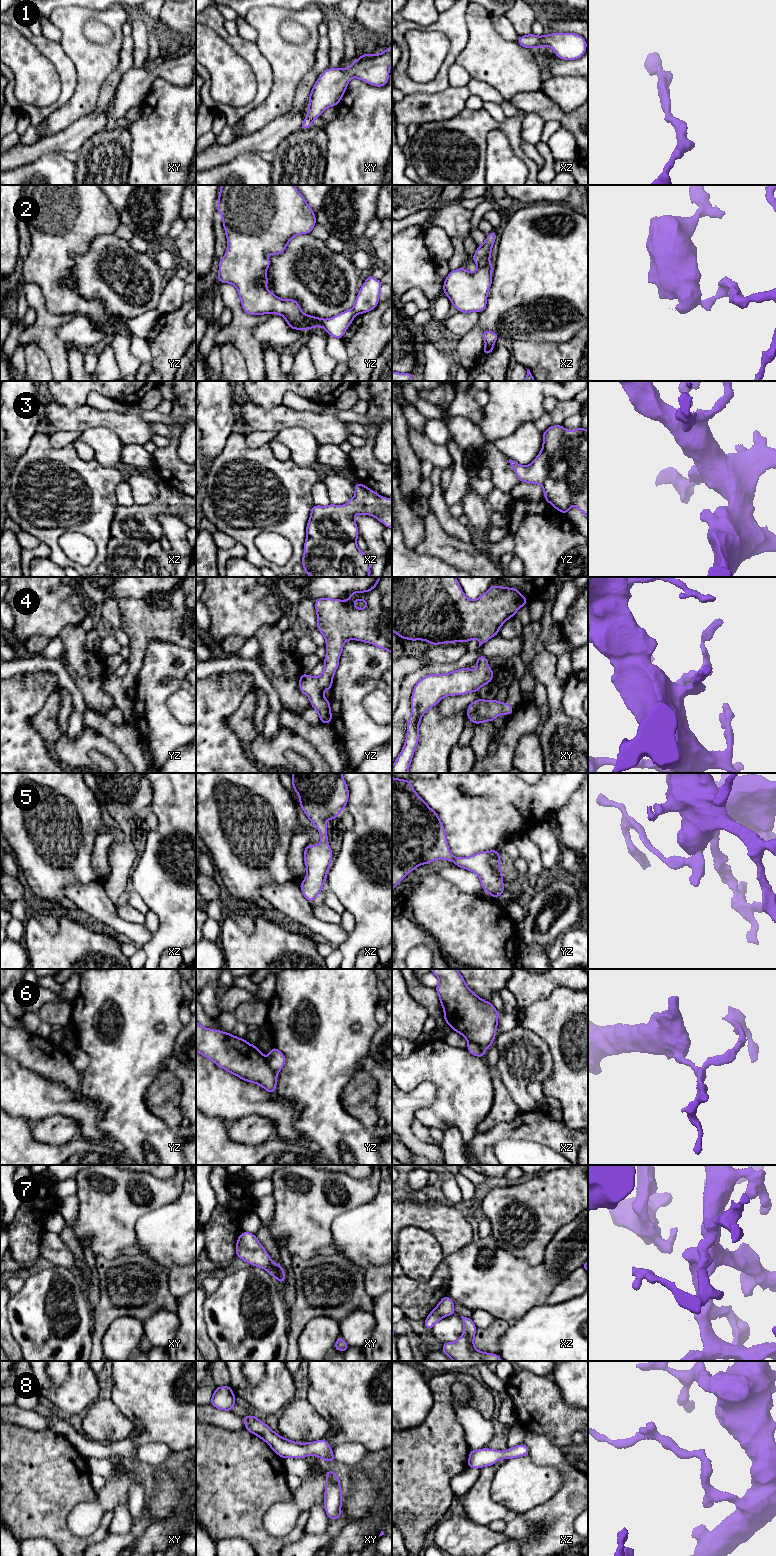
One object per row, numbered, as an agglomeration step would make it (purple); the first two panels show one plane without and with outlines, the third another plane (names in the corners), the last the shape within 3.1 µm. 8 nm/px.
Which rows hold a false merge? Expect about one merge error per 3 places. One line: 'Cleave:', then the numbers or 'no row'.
Cleave: 2, 6

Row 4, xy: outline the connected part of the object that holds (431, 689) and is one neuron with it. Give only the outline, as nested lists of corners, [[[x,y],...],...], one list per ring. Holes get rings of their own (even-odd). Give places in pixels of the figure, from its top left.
[[[481,655],[475,663],[475,670],[465,667],[446,674],[429,674],[416,683],[411,696],[411,716],[407,722],[406,740],[392,765],[392,773],[408,773],[418,744],[421,718],[430,708],[446,696],[477,692],[493,680],[494,671],[488,666],[488,658]]]

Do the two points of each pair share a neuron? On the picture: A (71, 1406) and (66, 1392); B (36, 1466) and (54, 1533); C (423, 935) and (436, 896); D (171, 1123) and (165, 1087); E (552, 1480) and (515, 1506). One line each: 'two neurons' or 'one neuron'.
A: one neuron
B: one neuron
C: two neurons
D: one neuron
E: one neuron

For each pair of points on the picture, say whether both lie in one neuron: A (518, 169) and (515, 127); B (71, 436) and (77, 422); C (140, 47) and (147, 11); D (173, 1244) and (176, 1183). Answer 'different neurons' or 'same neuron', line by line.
A: different neurons
B: different neurons
C: different neurons
D: different neurons

